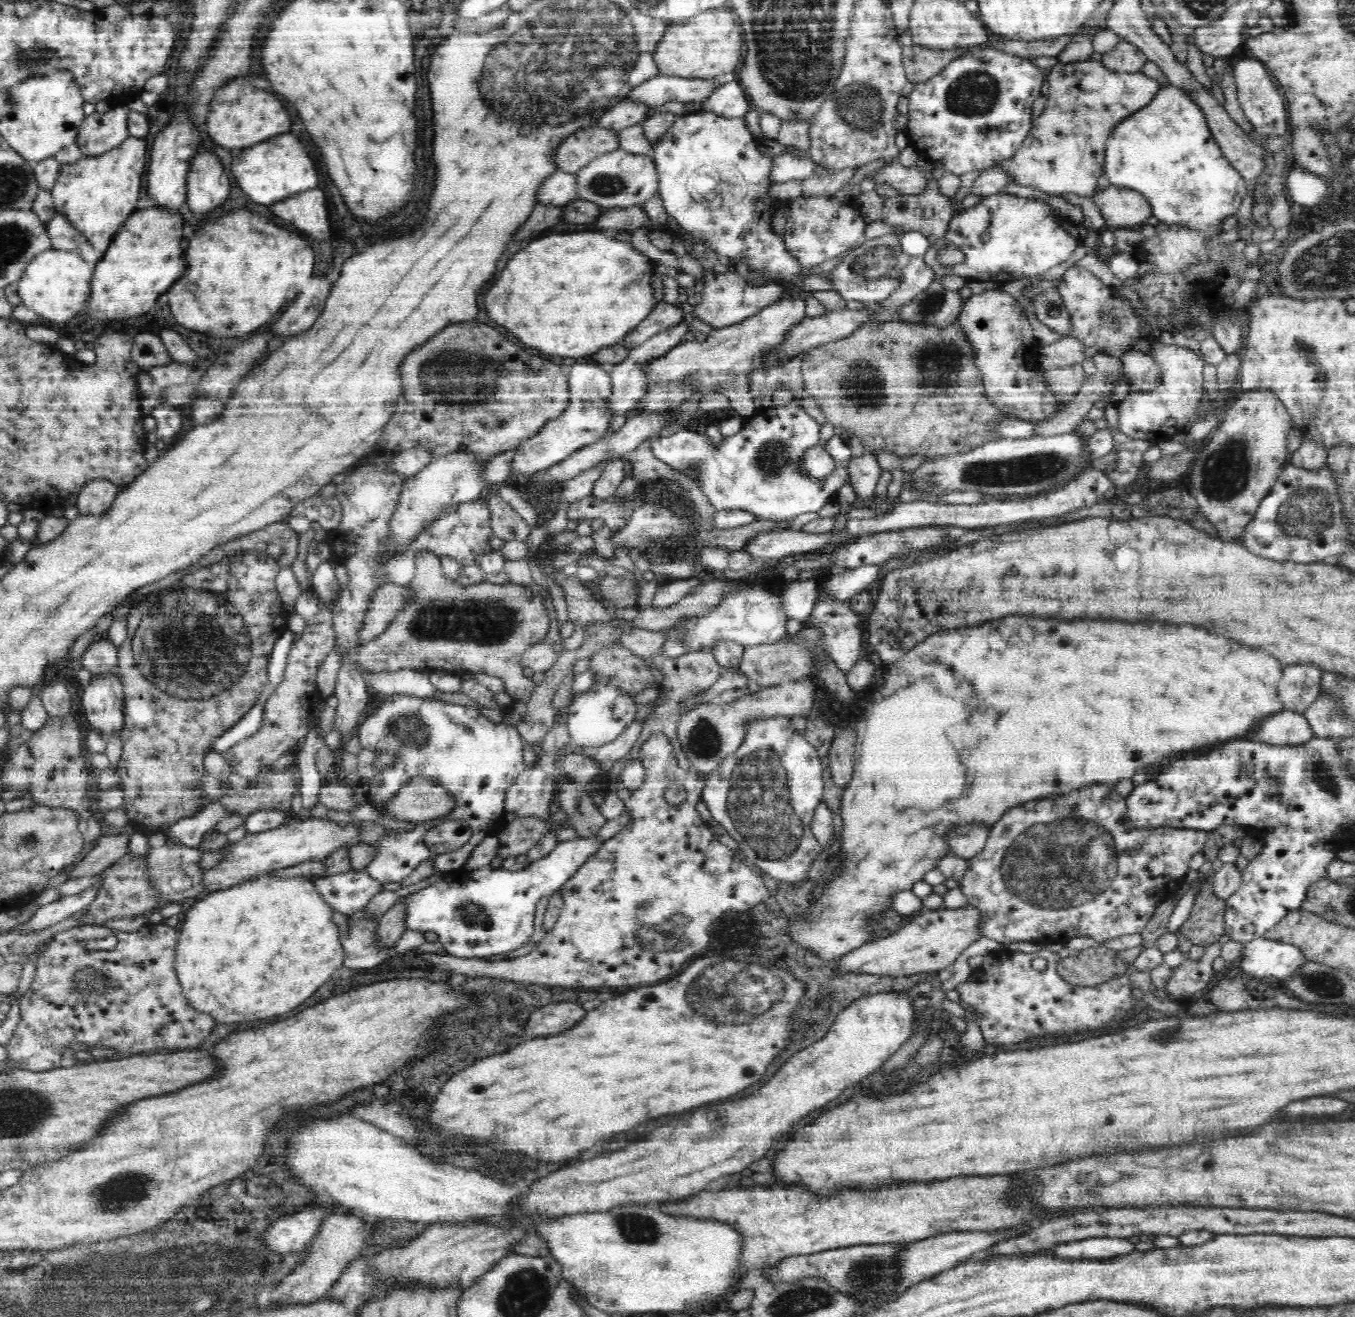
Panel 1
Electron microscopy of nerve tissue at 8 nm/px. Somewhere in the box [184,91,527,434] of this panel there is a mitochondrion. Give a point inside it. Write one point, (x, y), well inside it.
(464, 368)

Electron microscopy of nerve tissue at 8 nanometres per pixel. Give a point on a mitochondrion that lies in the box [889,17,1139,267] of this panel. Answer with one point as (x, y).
(974, 92)

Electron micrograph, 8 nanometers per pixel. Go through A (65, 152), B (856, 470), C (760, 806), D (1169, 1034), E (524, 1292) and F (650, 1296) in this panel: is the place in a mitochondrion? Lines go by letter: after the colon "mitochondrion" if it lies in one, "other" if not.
A: other
B: other
C: mitochondrion
D: mitochondrion
E: mitochondrion
F: other

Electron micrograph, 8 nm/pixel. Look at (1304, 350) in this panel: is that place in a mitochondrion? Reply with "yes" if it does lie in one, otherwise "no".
yes

